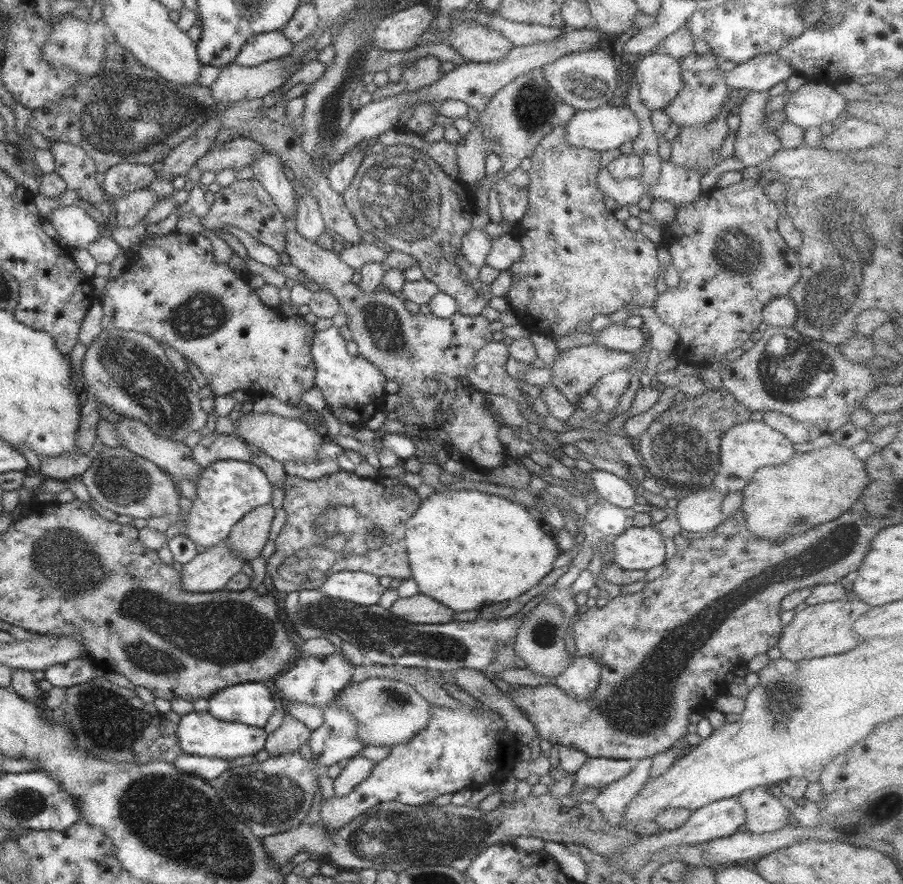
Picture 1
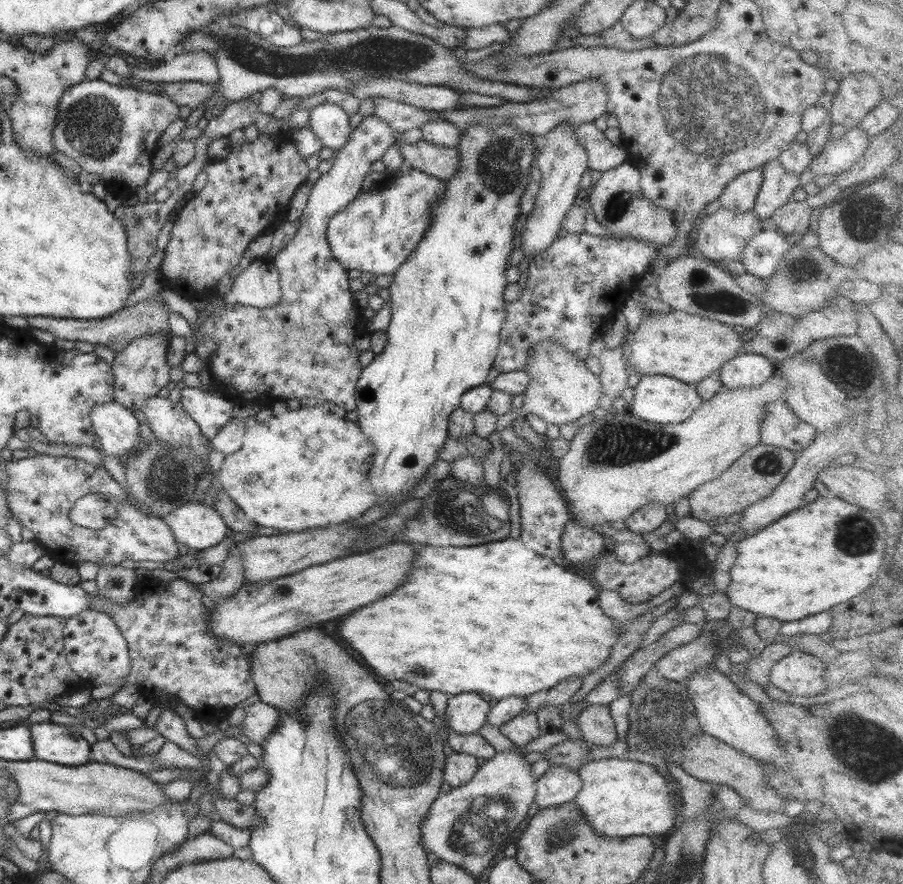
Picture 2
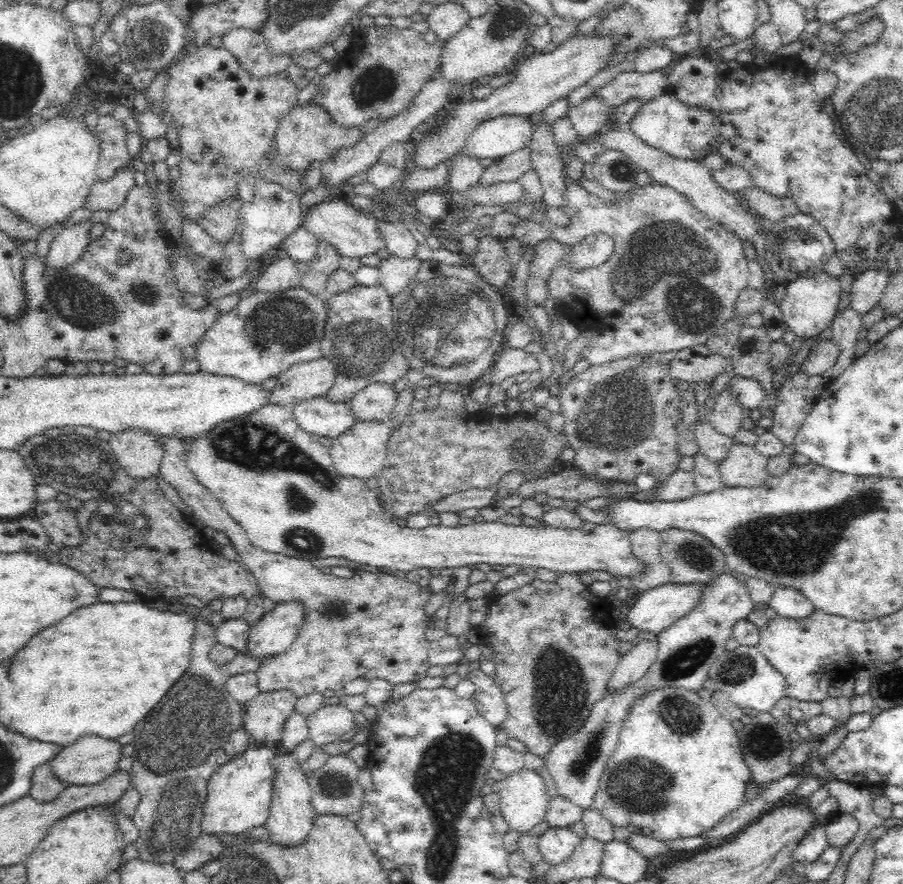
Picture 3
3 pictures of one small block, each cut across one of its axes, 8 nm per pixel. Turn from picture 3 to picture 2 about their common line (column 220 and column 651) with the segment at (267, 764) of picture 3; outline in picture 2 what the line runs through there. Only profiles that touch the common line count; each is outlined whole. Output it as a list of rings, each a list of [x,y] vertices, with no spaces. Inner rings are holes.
[[[619,758],[594,759],[580,766],[577,773],[583,780],[583,787],[573,803],[583,812],[593,831],[601,835],[651,837],[666,834],[680,821],[678,792],[672,798],[670,781],[648,763]]]

